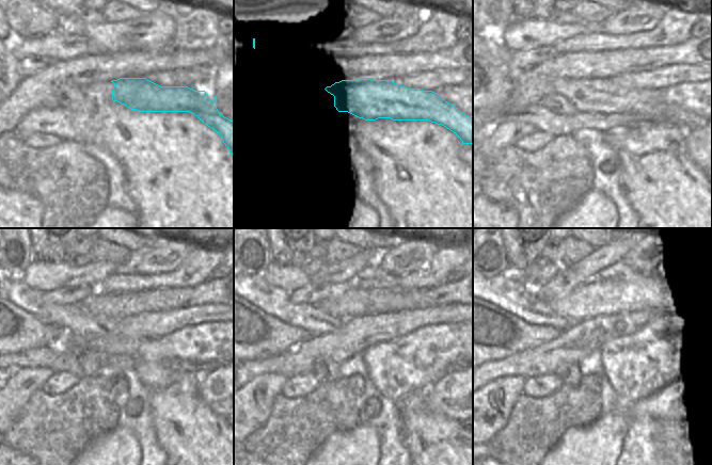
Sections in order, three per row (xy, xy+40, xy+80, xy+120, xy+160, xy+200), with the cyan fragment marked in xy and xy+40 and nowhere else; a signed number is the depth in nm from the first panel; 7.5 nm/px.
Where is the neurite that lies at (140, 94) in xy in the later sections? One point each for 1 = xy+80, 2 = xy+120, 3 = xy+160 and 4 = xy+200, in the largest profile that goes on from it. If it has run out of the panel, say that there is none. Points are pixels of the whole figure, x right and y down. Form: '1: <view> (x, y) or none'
1: xy+80 (602, 105)
2: xy+120 (70, 317)
3: xy+160 (274, 301)
4: xy+200 (517, 299)

